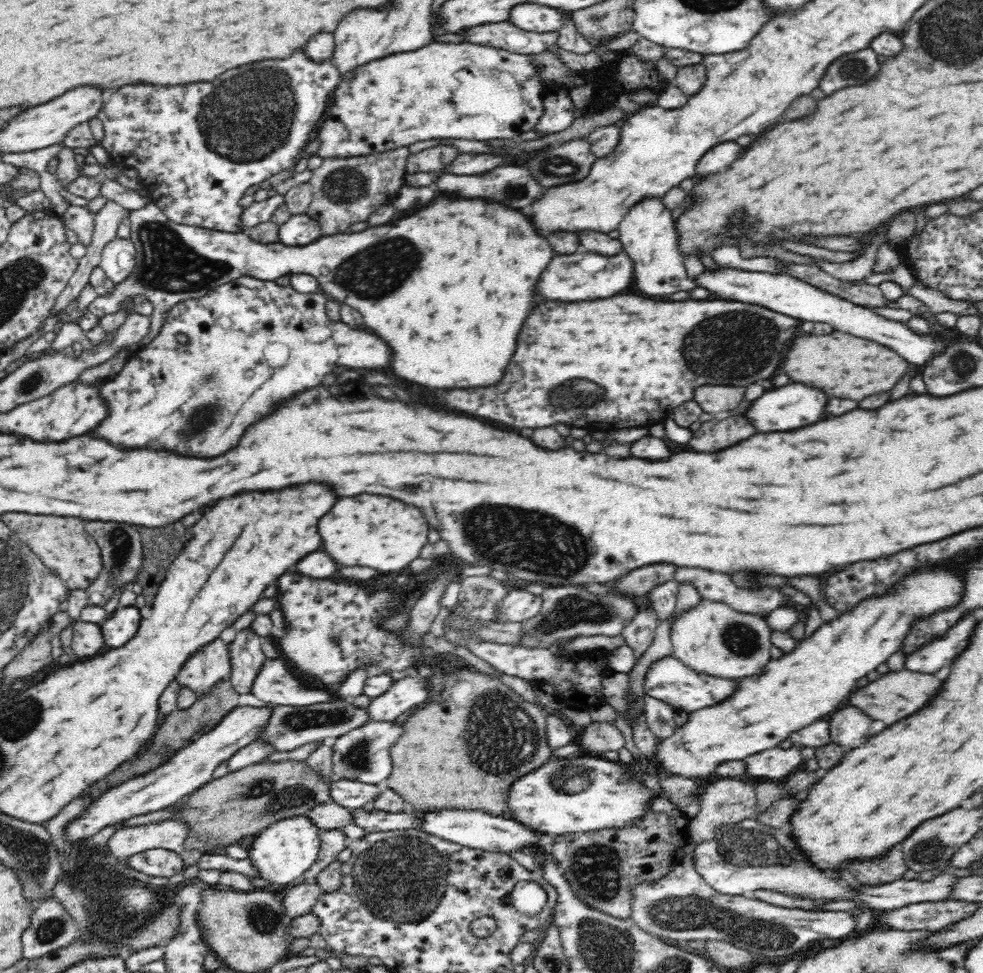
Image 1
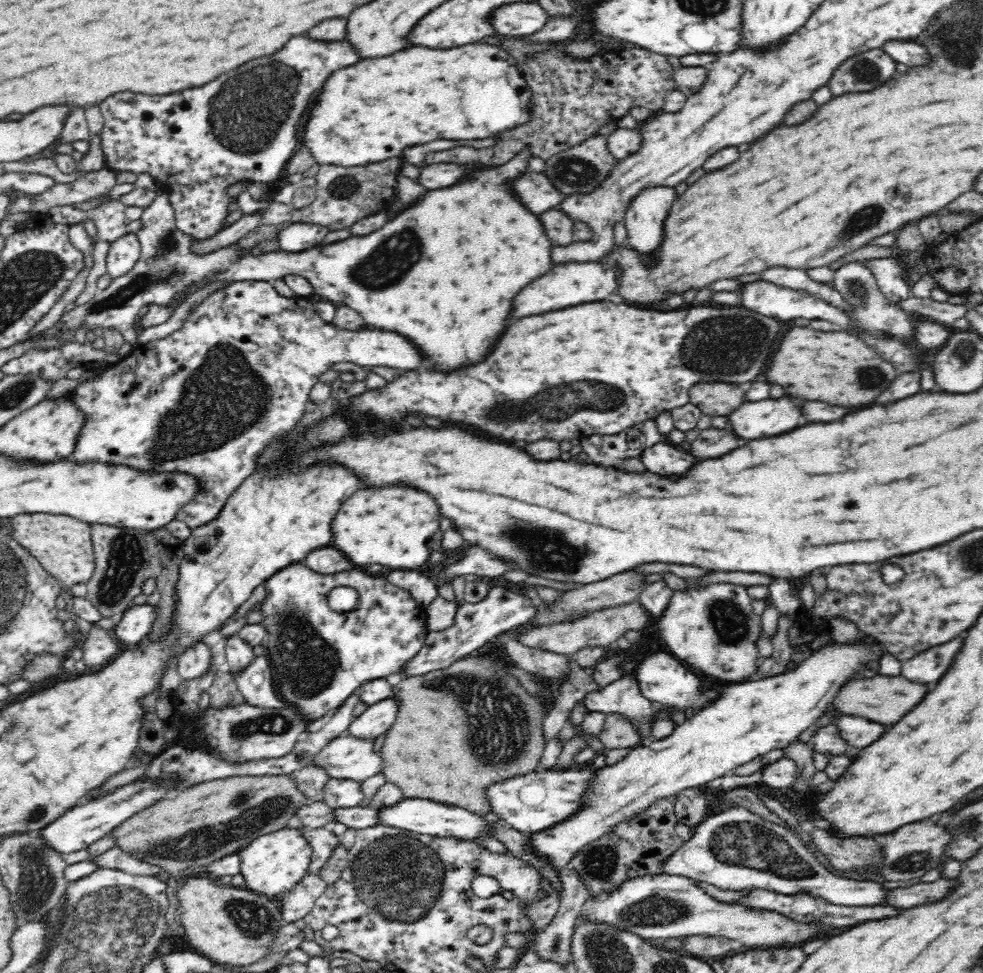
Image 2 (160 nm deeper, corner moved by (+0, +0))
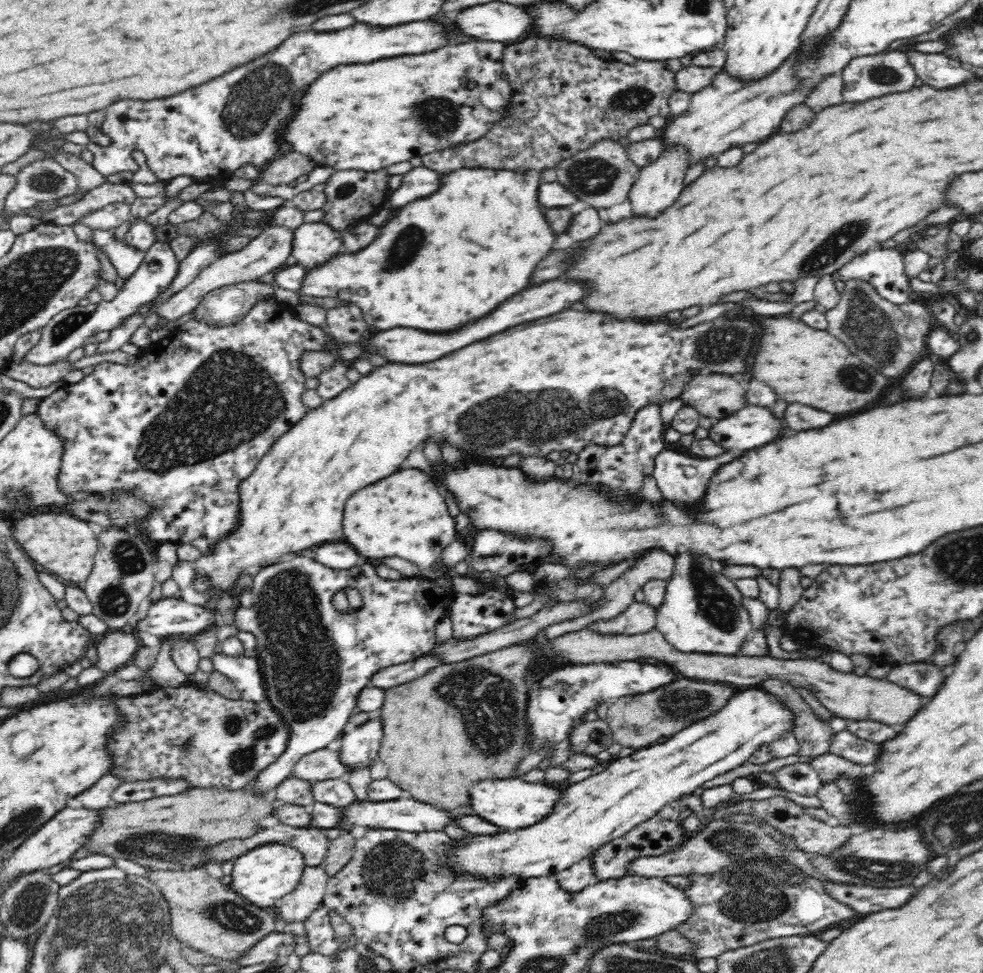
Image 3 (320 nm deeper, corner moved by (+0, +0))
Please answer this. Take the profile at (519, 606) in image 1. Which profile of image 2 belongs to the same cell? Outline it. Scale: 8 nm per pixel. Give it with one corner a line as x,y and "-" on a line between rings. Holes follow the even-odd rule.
490,587
484,600
474,604
469,602
456,604
456,614
452,624
444,630
430,631
420,652
412,660
408,660
397,674
402,674
405,678
414,678
448,668
457,660
463,659
466,654
474,652
487,642
492,642
498,634
516,628
520,624
526,624
534,614
536,614
536,602
526,595
514,593
509,588

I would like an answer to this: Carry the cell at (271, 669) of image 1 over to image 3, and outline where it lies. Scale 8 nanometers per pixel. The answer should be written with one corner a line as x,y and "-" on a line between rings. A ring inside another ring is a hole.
224,652
210,656
214,670
232,681
242,698
266,704
265,684
257,657
230,656

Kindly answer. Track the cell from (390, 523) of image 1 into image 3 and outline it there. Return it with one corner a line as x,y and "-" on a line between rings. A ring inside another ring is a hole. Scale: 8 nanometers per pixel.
398,470
390,474
388,478
366,486
364,490
358,490
344,508
344,532
348,540
358,546
368,558
386,558
386,556
400,556
404,560
410,560
421,568
421,576
437,578
432,571
432,564
440,558
440,552
456,540
456,524
454,518
448,514
446,500
440,492
440,488
432,482
432,478
422,470

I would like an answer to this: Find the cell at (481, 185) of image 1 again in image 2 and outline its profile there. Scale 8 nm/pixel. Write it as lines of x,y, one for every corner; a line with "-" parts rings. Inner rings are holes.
526,172
524,178
518,178
514,190
524,202
524,206
528,206
528,210
532,210
534,214
548,212
564,200
564,194
556,190
544,174
536,172

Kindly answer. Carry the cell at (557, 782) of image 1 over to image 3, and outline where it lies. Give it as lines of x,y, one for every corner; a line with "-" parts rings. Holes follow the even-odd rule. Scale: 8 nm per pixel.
508,777
504,780
482,780
470,788
470,807
473,814
492,823
495,827
508,830
528,828
540,818
544,818
552,806
558,802
563,785
552,786
542,783
528,783
520,777

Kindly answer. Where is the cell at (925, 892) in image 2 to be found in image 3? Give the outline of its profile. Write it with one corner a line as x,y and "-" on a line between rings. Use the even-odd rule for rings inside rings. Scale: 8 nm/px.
823,881
823,886
833,900
852,908
857,914
867,915
886,910
886,908
900,908
916,892
916,888
912,885
910,888
907,886
904,888
902,886
898,888
873,888
872,886

